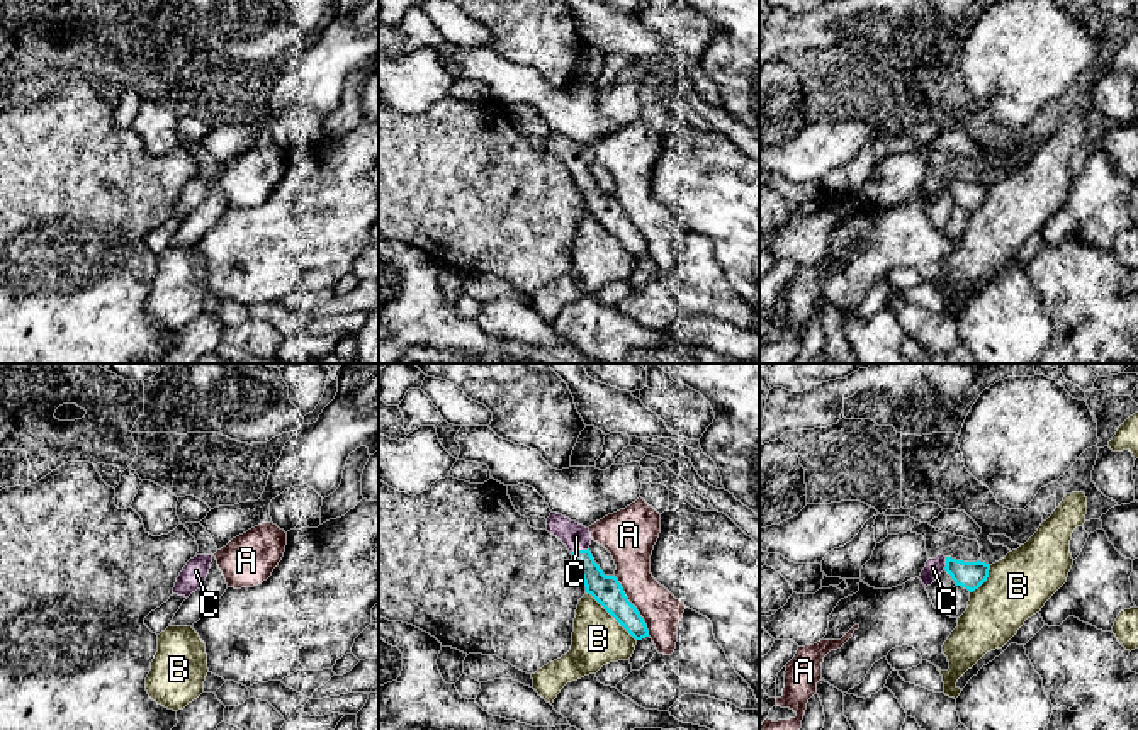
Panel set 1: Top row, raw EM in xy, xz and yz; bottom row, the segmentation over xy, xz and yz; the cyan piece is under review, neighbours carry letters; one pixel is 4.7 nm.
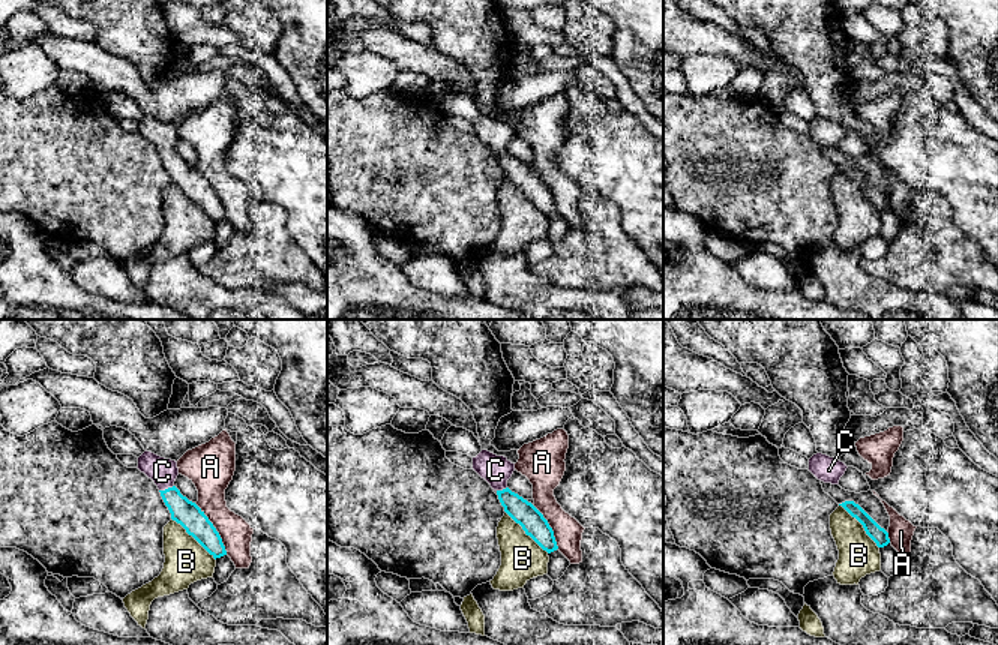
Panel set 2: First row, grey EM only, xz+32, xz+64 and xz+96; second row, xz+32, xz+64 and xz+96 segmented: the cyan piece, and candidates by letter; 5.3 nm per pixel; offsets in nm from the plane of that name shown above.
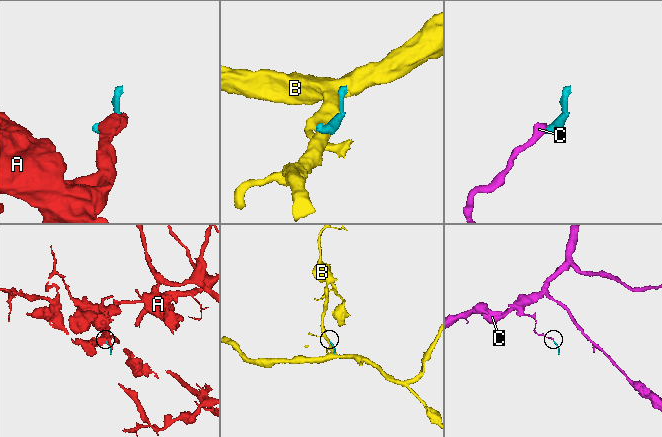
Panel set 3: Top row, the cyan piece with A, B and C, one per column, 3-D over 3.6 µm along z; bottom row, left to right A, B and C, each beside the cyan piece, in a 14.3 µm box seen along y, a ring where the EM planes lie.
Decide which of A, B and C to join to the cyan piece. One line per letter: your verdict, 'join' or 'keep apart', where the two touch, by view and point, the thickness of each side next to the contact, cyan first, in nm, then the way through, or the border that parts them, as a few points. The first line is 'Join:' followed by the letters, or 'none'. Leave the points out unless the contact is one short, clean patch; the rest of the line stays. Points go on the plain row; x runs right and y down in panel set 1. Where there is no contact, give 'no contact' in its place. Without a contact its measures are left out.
Join: C
A: keep apart | xz (634, 226) | 140/190 nm
B: keep apart | xz (612, 235) | 140/240 nm
C: join | xz (580, 170) | 140/130 nm | across xz (607, 209), (591, 194), (580, 170), (576, 157)

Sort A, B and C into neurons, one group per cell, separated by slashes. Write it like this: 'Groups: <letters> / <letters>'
Groups: A / B / C

